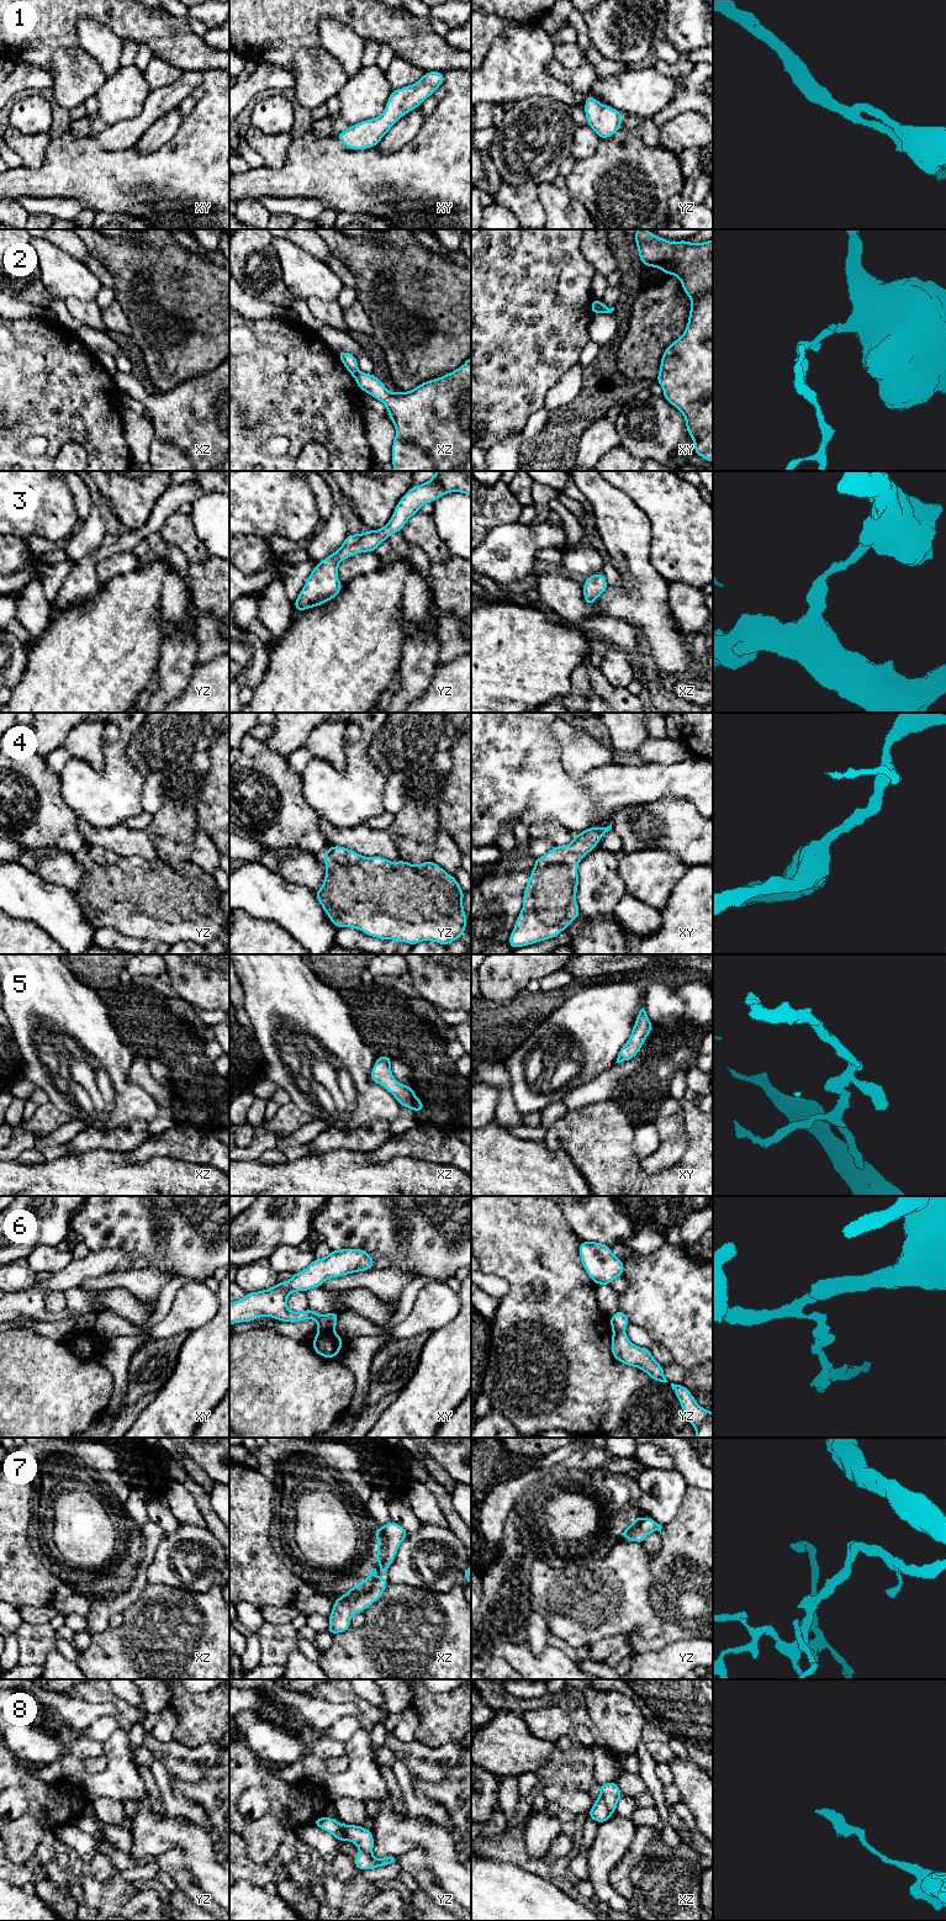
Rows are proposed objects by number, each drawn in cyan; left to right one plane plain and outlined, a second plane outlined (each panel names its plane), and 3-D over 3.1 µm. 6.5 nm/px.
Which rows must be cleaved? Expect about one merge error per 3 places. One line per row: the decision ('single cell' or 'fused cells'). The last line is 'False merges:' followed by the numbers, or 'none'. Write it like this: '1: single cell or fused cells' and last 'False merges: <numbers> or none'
1: single cell
2: fused cells
3: single cell
4: single cell
5: single cell
6: fused cells
7: single cell
8: fused cells
False merges: 2, 6, 8

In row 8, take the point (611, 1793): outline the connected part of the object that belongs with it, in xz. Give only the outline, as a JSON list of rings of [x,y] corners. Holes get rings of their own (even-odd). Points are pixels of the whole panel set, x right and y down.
[[[617,1782],[601,1784],[599,1796],[604,1800],[611,1812],[615,1812],[617,1803],[623,1798]]]

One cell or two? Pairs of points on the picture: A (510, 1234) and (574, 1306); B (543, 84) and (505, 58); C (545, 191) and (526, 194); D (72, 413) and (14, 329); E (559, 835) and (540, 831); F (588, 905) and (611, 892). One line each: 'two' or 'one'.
A: one
B: one
C: two
D: one
E: one
F: one

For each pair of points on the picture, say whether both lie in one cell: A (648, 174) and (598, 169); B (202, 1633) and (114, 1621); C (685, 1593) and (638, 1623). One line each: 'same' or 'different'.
A: same
B: different
C: different

